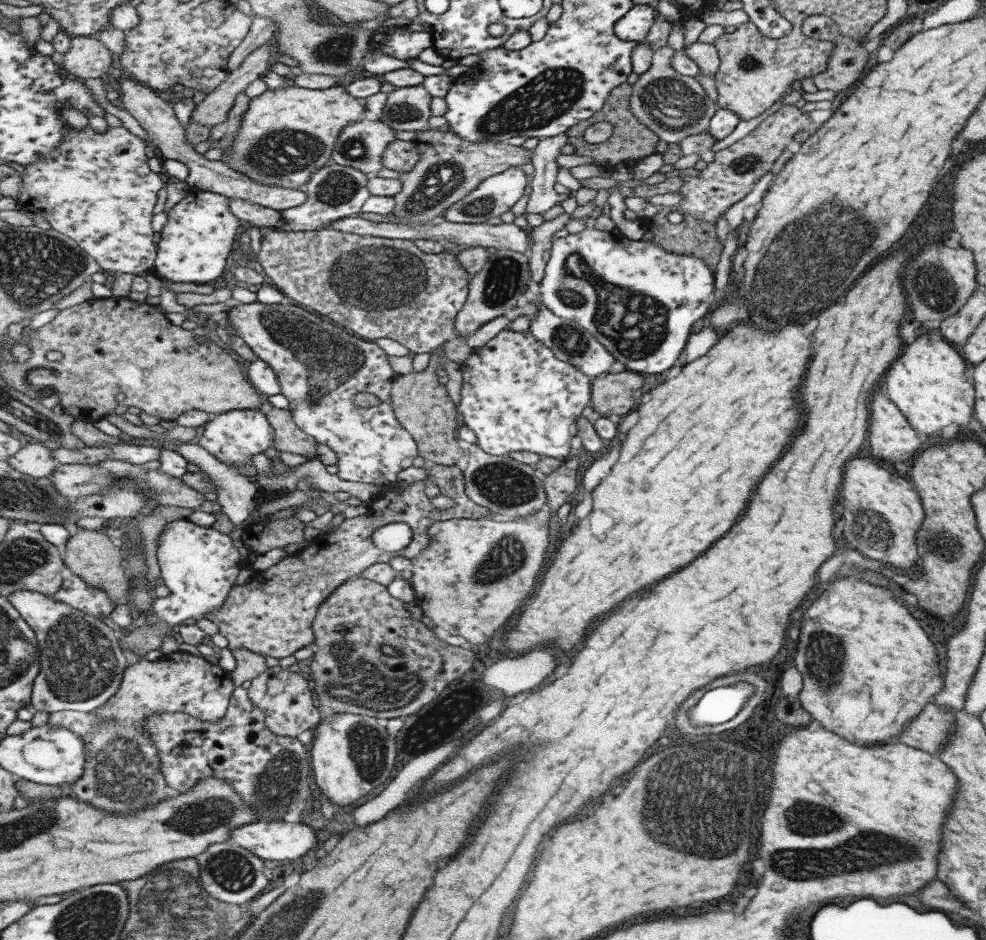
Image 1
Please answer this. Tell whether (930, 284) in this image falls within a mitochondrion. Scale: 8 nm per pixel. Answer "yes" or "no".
yes

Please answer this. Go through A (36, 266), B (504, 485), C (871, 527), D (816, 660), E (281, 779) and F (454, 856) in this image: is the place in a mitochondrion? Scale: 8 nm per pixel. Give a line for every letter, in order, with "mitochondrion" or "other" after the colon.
A: mitochondrion
B: mitochondrion
C: mitochondrion
D: mitochondrion
E: mitochondrion
F: other

